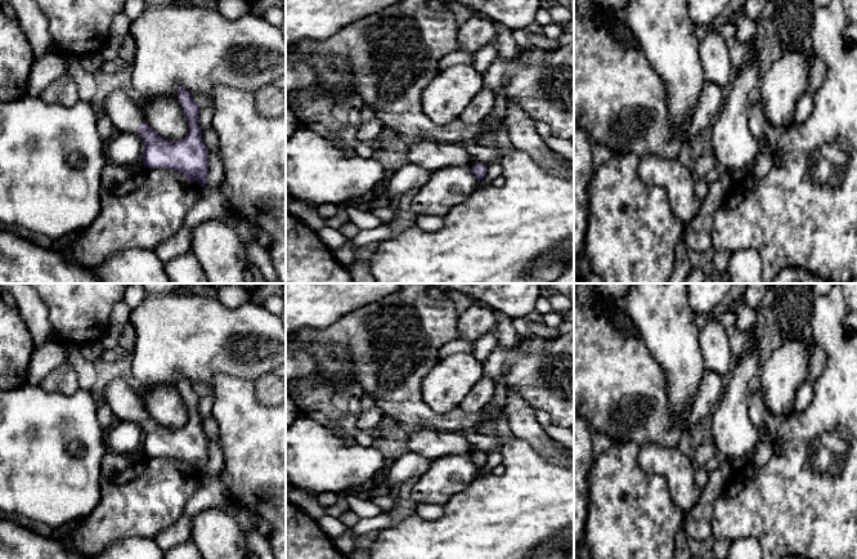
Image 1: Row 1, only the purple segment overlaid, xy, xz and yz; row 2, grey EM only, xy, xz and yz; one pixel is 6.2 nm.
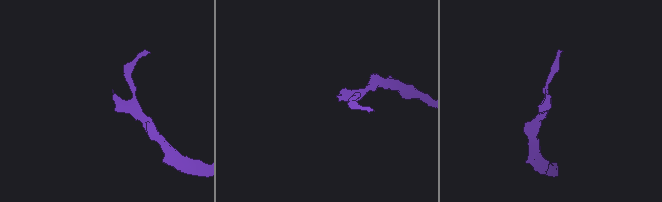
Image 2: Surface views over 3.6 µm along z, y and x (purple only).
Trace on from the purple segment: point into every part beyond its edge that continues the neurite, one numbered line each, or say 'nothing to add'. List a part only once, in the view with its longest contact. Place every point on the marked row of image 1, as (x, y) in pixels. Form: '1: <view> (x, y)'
1: xy (124, 112)

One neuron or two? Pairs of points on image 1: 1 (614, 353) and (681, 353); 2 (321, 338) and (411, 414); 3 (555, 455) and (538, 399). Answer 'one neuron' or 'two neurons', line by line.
1: two neurons
2: one neuron
3: two neurons

